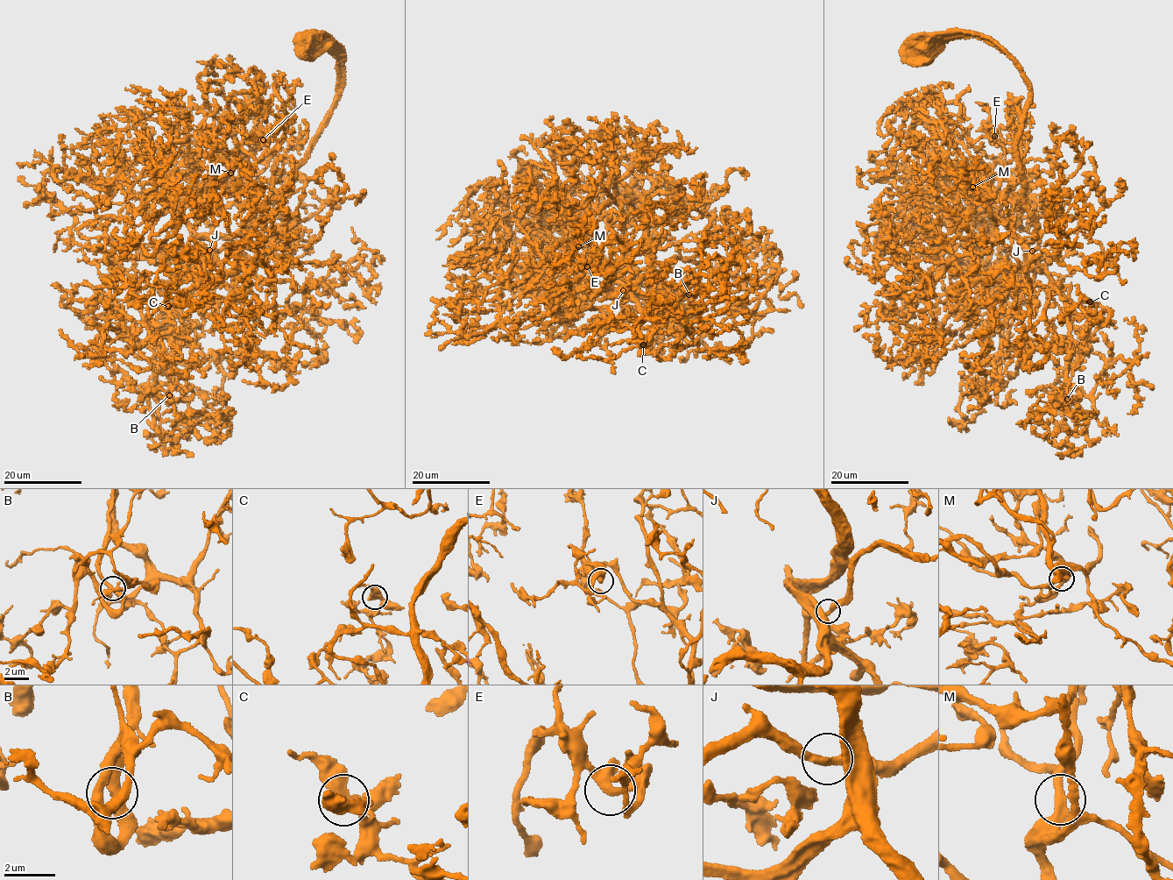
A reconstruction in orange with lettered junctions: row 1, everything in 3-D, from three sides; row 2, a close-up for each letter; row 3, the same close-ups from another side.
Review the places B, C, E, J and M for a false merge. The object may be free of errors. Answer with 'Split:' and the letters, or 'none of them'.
Split: none of them

